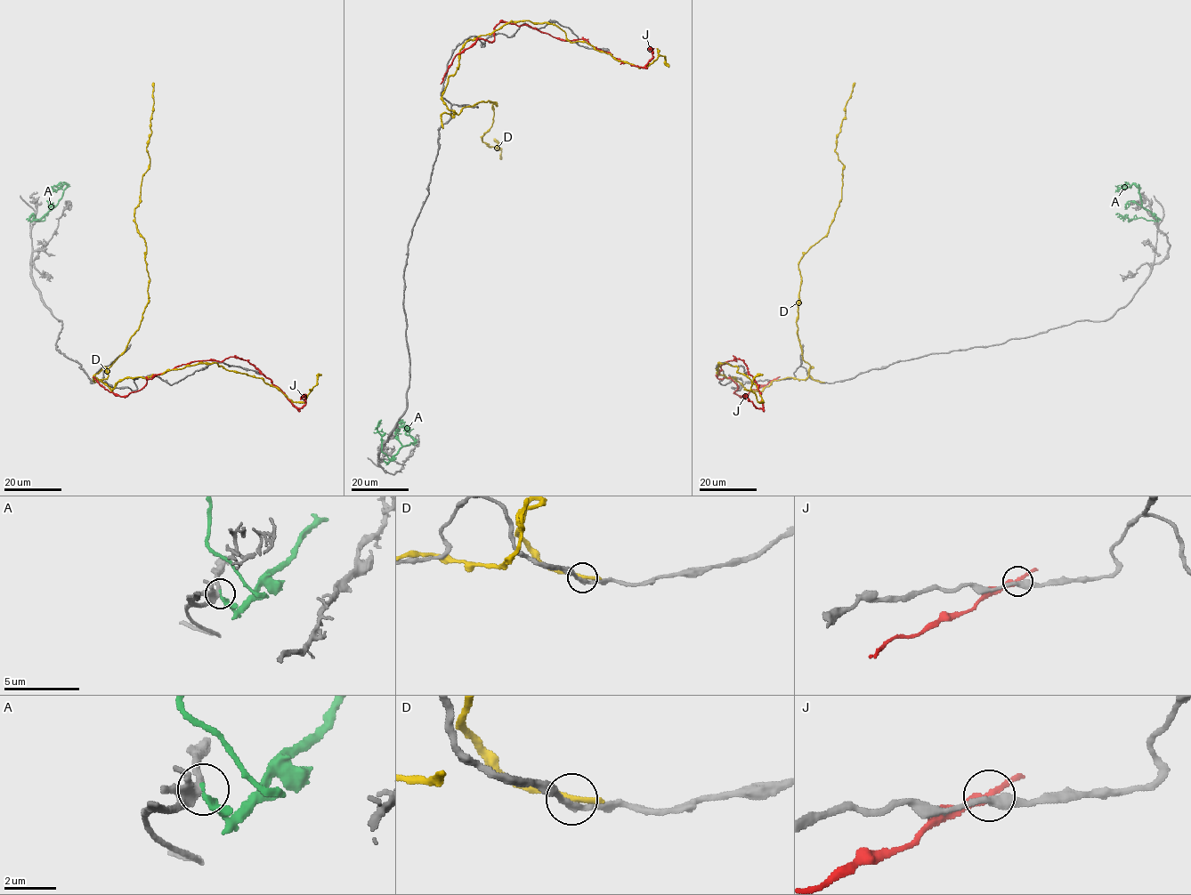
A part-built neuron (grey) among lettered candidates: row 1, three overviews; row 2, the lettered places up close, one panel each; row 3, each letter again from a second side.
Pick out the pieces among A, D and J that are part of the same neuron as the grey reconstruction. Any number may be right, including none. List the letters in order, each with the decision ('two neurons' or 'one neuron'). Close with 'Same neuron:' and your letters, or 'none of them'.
A: two neurons
D: two neurons
J: two neurons
Same neuron: none of them

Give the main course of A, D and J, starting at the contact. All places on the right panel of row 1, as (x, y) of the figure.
A: (1156, 221), (1158, 219), (1141, 205), (1137, 187), (1131, 184), (1123, 189), (1117, 189)
D: (821, 382), (811, 367), (806, 379), (748, 391), (717, 369), (738, 367), (759, 401), (751, 390), (763, 374)
J: (775, 379), (738, 396), (731, 379), (717, 377), (734, 357), (755, 380), (763, 406), (741, 395)

